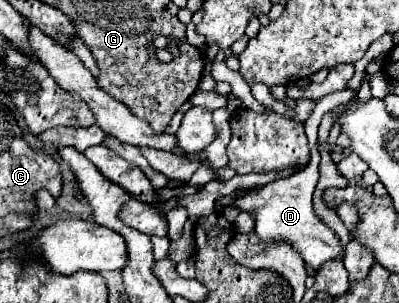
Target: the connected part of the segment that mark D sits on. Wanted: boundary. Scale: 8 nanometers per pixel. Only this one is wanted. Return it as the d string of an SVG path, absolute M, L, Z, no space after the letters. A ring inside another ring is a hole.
M346 89L330 93L317 101L312 114L304 124L311 153L308 168L304 168L302 172L296 172L292 176L272 180L264 186L236 190L236 198L232 202L232 206L236 206L238 210L254 216L256 234L260 236L260 240L288 240L288 244L292 244L292 248L296 248L300 252L300 256L304 256L306 264L312 266L314 270L318 270L322 266L322 262L344 254L340 248L338 236L316 216L316 212L312 208L312 190L316 188L316 182L318 182L318 164L320 164L320 154L316 150L318 128L325 113L331 111L332 107L349 102L354 95L353 90ZM300 190L310 190L310 192L300 192Z

